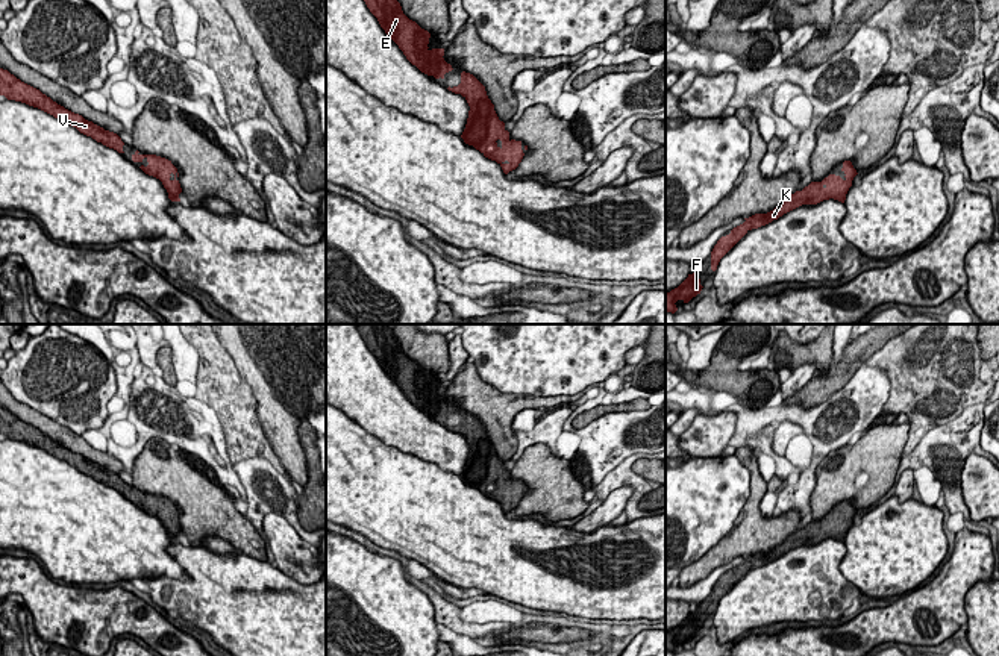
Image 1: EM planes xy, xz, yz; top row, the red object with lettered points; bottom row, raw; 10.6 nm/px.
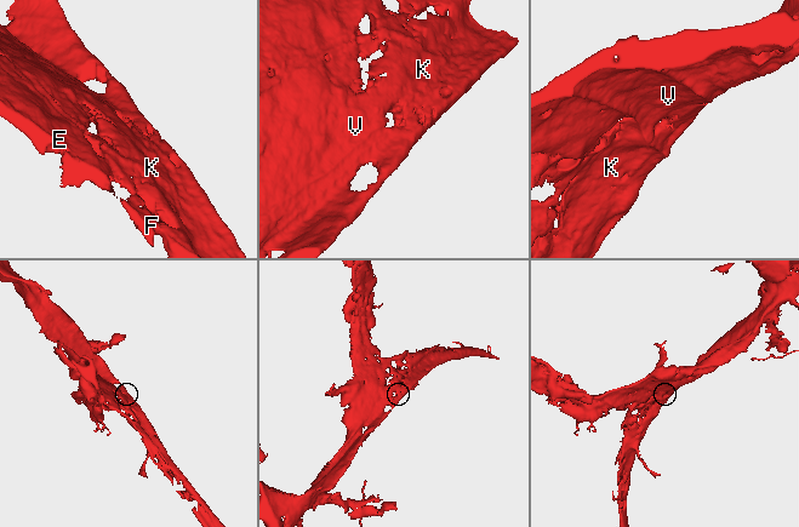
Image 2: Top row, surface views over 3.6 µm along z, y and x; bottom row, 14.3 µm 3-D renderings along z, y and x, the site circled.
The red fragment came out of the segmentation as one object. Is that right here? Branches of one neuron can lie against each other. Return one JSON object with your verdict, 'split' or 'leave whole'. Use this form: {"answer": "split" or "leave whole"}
{"answer": "leave whole"}

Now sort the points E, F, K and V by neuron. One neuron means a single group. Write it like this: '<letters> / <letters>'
E F K V

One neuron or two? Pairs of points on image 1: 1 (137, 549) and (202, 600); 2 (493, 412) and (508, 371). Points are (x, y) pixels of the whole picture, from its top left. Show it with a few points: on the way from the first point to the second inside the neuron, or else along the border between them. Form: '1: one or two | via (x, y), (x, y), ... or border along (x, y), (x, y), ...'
1: two | border along (188, 574), (184, 579), (143, 579)
2: two | border along (475, 367), (478, 374), (497, 390), (535, 397)

